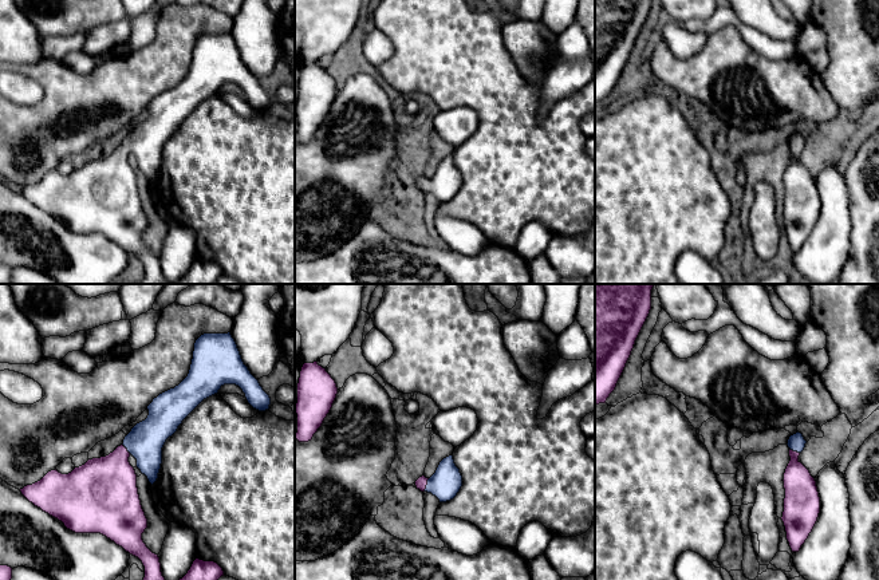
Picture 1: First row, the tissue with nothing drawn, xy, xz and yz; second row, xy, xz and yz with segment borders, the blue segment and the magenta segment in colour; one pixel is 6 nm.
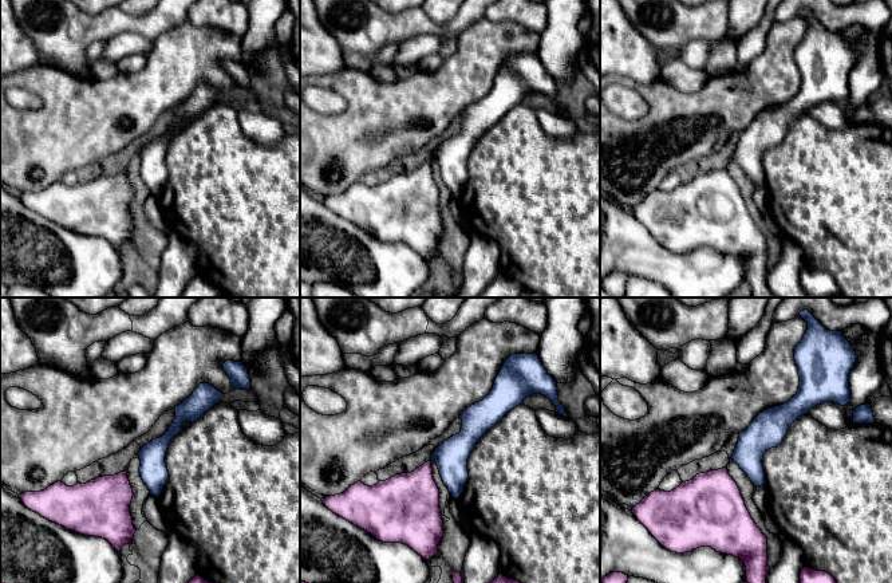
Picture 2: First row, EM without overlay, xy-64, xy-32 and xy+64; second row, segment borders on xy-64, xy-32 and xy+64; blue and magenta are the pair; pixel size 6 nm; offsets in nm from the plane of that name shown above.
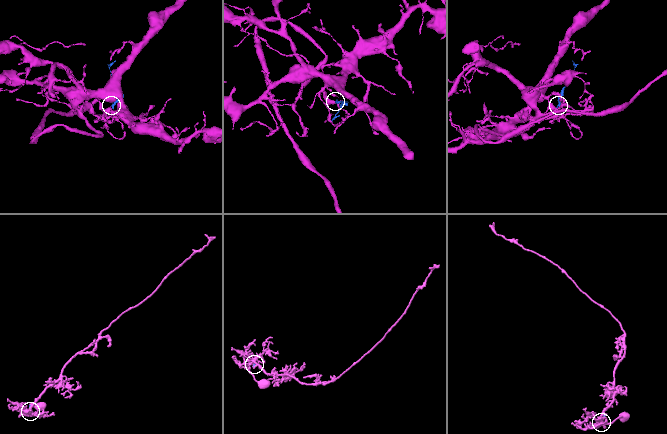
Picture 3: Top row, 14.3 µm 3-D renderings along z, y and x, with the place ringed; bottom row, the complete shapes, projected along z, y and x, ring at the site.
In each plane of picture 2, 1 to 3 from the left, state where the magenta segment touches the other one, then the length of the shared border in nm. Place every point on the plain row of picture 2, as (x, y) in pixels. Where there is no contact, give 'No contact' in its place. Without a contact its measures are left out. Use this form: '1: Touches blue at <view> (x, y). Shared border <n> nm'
1: No contact
2: No contact
3: No contact

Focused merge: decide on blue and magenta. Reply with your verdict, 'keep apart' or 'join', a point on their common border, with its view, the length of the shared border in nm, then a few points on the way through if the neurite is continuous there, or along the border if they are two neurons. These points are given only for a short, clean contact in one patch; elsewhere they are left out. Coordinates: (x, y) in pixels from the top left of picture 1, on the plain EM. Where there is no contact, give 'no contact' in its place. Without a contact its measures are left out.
join; contact xz (426, 185); length 90 nm; way xz (446, 181), (438, 185), (426, 185), (421, 182)

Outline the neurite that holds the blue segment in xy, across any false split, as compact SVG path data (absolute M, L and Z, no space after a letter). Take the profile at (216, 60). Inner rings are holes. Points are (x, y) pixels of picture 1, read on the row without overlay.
M230 32L204 33L194 43L188 76L174 88L153 99L147 106L147 118L131 129L121 146L106 157L88 159L68 174L62 174L56 169L51 170L40 181L20 189L21 194L35 206L62 221L67 229L75 233L100 233L138 257L145 267L145 277L139 284L214 284L224 276L222 268L214 261L200 259L193 261L188 273L178 281L165 280L158 255L153 253L142 240L147 218L138 194L137 174L129 157L133 155L137 159L137 167L153 185L158 178L166 139L204 99L217 94L224 84L239 86L253 108L259 111L269 108L269 95L244 64Z

